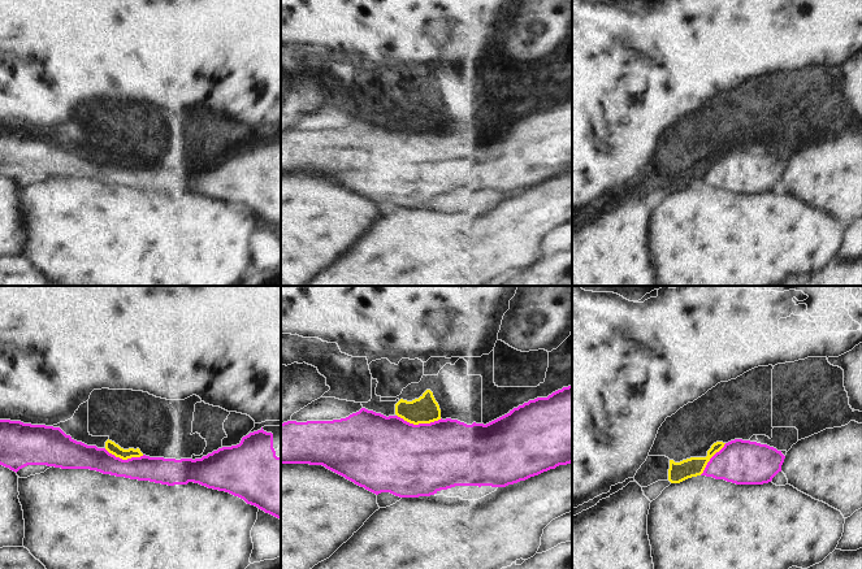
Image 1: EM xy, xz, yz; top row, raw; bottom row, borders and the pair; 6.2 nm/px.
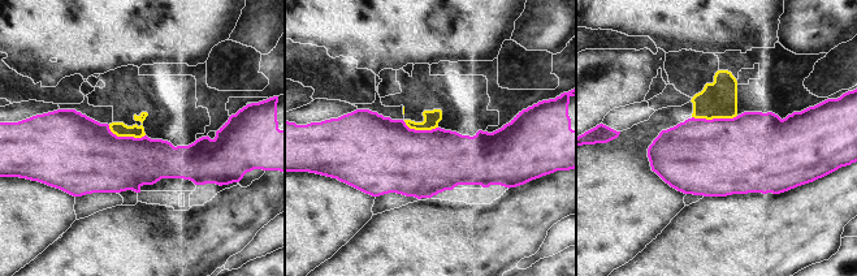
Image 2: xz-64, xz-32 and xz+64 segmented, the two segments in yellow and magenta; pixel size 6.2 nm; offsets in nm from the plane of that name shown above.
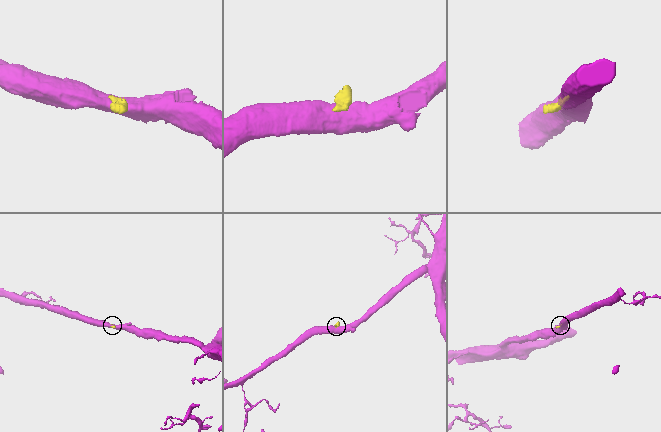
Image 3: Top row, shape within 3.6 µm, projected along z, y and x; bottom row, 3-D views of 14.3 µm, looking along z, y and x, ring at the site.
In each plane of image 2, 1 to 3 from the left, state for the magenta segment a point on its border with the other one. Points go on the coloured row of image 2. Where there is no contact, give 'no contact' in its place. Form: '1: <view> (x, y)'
1: xz-64 (125, 136)
2: xz-32 (420, 129)
3: xz+64 (714, 117)

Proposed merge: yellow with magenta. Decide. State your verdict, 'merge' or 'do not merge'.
merge

